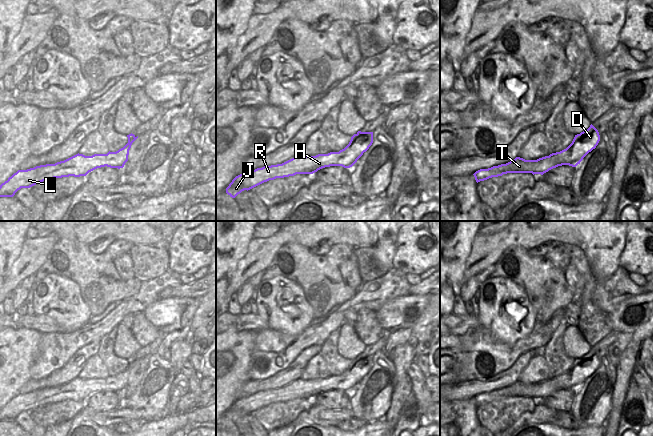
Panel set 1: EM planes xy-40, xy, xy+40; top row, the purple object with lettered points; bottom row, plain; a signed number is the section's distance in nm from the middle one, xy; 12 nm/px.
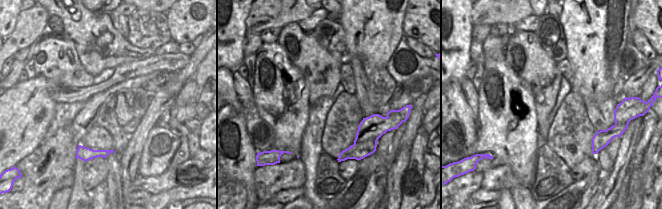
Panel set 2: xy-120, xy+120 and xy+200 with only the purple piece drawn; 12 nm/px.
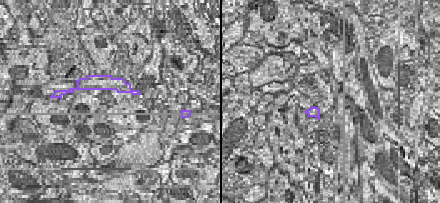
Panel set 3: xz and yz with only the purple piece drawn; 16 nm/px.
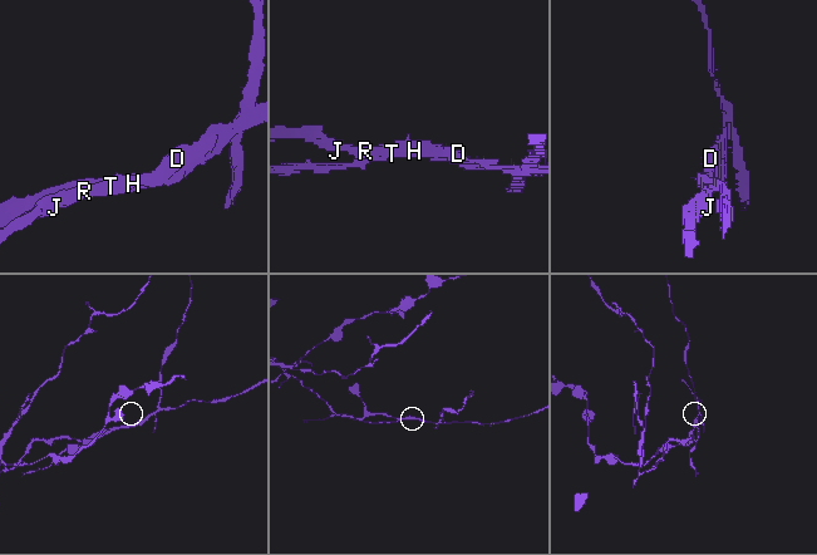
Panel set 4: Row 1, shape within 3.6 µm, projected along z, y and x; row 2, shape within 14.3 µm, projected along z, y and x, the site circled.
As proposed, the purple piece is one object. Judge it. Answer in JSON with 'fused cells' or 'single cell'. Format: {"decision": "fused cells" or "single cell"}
{"decision": "fused cells"}

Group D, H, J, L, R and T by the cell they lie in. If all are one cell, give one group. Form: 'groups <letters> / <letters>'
groups D H J L R / T

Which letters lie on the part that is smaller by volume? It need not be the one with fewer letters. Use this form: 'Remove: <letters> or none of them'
Remove: T

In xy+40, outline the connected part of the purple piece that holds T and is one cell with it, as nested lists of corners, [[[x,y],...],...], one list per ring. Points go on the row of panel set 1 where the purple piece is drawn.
[[[577,154],[570,162],[566,161],[555,161],[552,162],[549,157],[542,157],[538,161],[526,162],[522,160],[512,160],[506,164],[501,164],[498,168],[499,170],[503,170],[503,174],[507,173],[532,173],[541,174],[548,172],[549,170],[556,168],[562,165],[569,165],[572,167],[576,167],[583,160],[580,154]]]

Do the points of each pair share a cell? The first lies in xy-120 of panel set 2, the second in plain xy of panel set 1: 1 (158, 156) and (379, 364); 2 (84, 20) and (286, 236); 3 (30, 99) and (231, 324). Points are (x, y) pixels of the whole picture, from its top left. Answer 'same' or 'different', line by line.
1: same
2: different
3: different

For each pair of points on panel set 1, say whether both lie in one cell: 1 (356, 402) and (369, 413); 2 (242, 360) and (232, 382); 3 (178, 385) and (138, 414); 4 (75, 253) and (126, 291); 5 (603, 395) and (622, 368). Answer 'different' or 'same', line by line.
1: same
2: same
3: different
4: same
5: different

